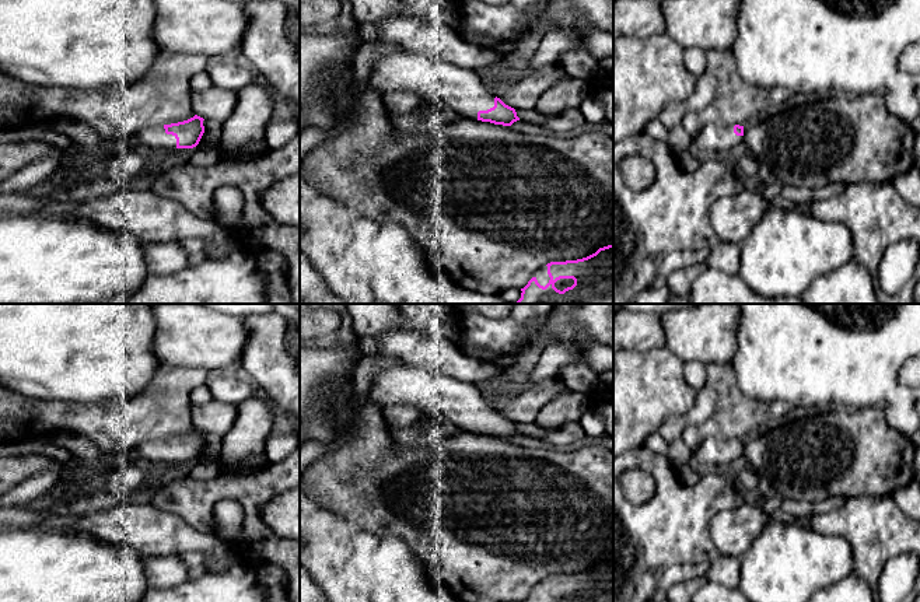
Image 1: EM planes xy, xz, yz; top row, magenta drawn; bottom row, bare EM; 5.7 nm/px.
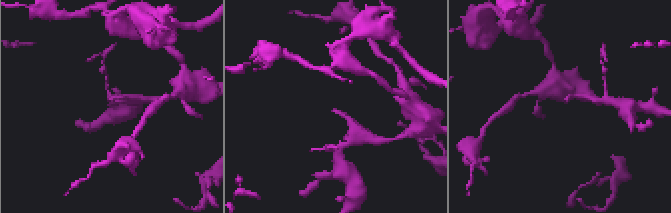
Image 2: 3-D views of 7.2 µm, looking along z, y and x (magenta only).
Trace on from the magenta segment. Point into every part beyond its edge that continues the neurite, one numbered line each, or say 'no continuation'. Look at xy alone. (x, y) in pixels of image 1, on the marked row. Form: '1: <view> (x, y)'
1: xy (151, 139)

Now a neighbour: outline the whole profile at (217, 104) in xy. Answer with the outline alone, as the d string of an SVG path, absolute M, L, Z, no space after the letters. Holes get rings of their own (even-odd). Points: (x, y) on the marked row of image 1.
M211 85L204 91L190 91L190 106L204 120L224 123L234 112L237 91Z

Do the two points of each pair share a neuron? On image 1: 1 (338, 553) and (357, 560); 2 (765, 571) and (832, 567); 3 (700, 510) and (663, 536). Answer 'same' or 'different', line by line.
1: different
2: same
3: same

